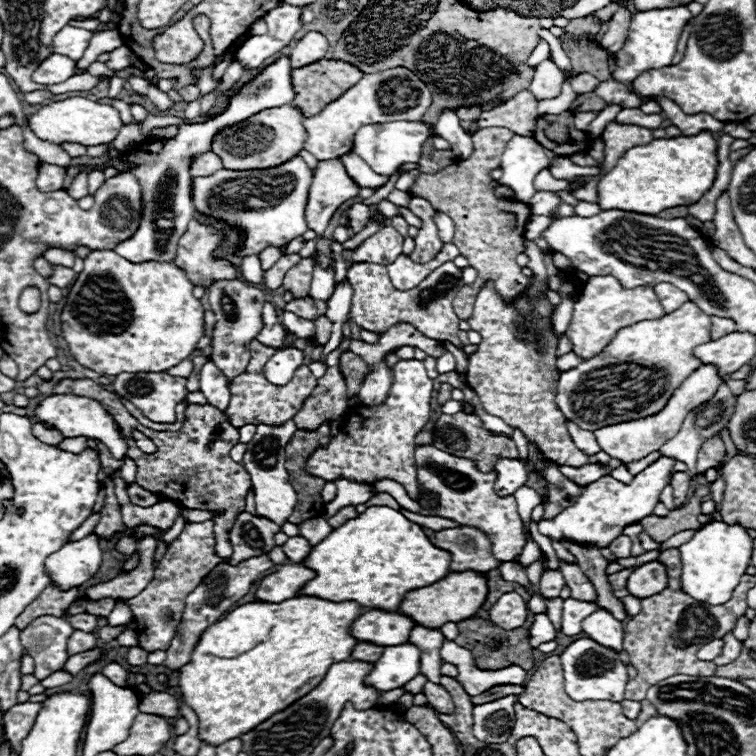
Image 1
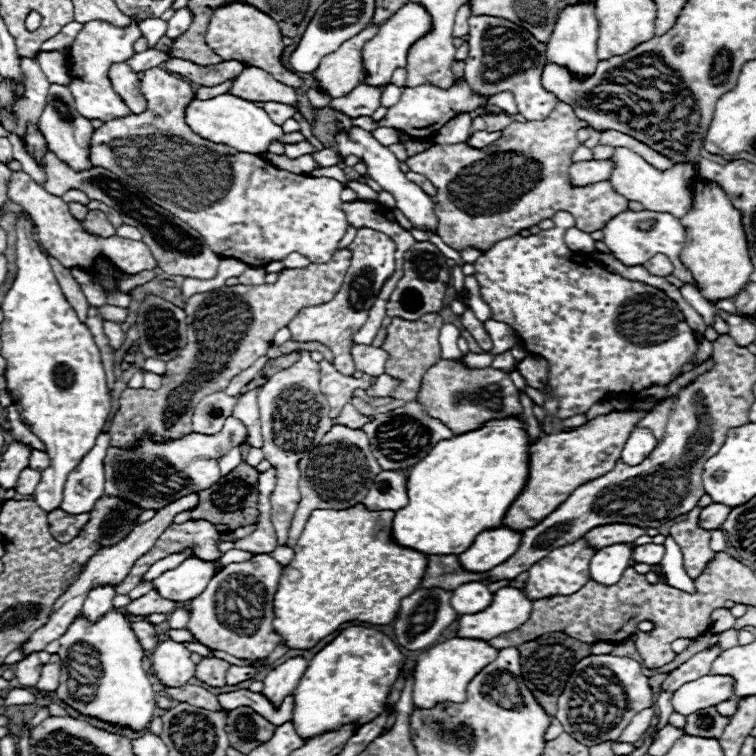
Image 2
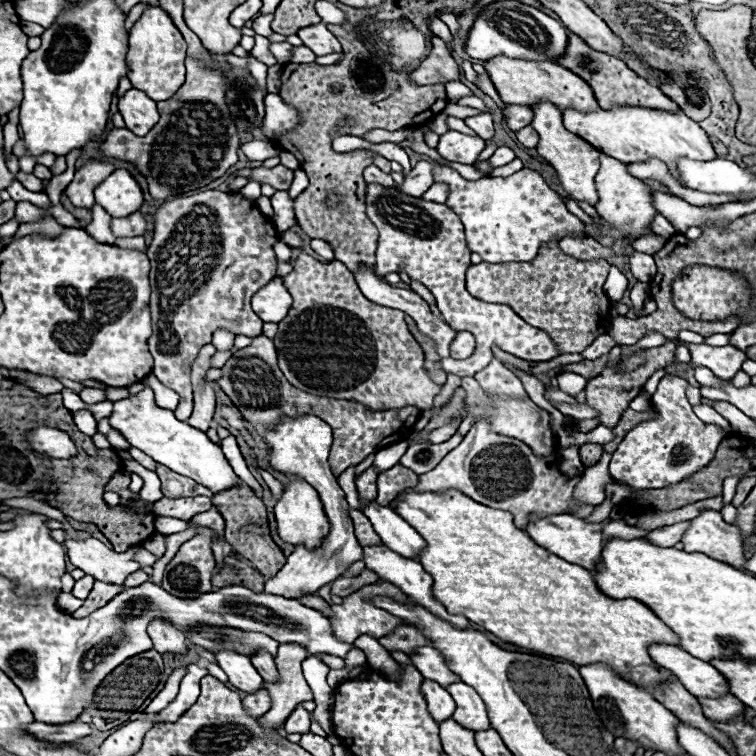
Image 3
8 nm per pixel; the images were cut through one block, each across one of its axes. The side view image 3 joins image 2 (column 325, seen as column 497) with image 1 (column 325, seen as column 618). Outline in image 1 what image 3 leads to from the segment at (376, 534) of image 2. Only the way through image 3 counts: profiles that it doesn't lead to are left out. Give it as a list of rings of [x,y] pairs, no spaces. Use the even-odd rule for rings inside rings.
[[[294,596],[290,600],[284,600],[280,604],[266,604],[266,602],[250,602],[250,604],[244,604],[244,606],[238,606],[234,608],[232,612],[226,614],[226,618],[214,622],[212,626],[208,626],[202,634],[200,634],[200,640],[192,652],[192,660],[188,664],[184,664],[184,668],[180,670],[180,690],[182,690],[182,696],[186,700],[186,704],[196,712],[198,716],[198,738],[210,746],[220,746],[224,744],[226,740],[232,740],[232,738],[238,738],[242,736],[244,732],[250,732],[252,728],[256,728],[256,724],[268,720],[268,716],[274,716],[276,712],[282,712],[284,708],[288,708],[290,704],[294,704],[296,700],[300,700],[300,696],[306,696],[308,692],[312,692],[312,688],[316,688],[316,684],[320,684],[320,680],[324,680],[328,668],[336,662],[342,662],[342,660],[348,660],[352,648],[356,646],[356,638],[352,638],[348,634],[348,628],[352,626],[352,622],[364,614],[366,608],[362,608],[360,604],[356,602],[330,602],[330,600],[322,600],[322,598],[314,598],[314,596]]]

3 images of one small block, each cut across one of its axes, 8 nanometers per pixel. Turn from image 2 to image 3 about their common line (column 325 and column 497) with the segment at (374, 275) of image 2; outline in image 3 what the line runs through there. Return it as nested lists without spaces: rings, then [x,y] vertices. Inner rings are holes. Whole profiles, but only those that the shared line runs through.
[[[368,184],[366,216],[380,234],[376,248],[376,274],[386,276],[390,272],[404,270],[412,280],[422,282],[434,294],[437,308],[454,330],[469,331],[476,338],[476,350],[470,358],[455,360],[448,357],[440,360],[446,374],[454,372],[460,378],[474,376],[492,360],[492,344],[528,362],[544,362],[560,354],[558,346],[546,332],[526,324],[506,304],[486,304],[466,292],[464,274],[470,268],[472,252],[466,246],[464,226],[458,214],[454,214],[446,204],[414,198],[396,188]]]

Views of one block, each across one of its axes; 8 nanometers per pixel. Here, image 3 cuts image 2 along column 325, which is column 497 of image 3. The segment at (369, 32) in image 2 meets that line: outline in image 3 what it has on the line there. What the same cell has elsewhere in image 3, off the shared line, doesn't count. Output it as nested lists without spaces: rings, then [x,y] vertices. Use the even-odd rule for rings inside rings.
[[[496,56],[490,62],[484,62],[484,68],[488,70],[504,104],[536,106],[542,100],[548,100],[548,102],[556,104],[556,108],[560,108],[560,110],[576,108],[580,112],[592,112],[592,108],[600,108],[598,100],[594,96],[594,90],[588,86],[588,82],[580,80],[580,76],[576,76],[574,72],[568,72],[568,68],[562,68],[558,64]]]

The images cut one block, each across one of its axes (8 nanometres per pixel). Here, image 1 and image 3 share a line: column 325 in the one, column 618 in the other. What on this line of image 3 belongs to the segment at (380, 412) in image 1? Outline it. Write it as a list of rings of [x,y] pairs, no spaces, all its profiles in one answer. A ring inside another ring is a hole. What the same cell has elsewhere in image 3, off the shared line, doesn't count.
[[[666,374],[660,380],[650,400],[656,420],[642,422],[624,436],[610,460],[612,478],[630,484],[636,490],[664,488],[700,470],[714,458],[718,444],[724,436],[728,436],[728,432],[720,426],[704,423],[692,412],[686,397],[686,386],[688,382],[680,376]]]

